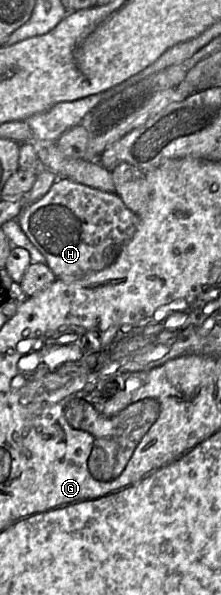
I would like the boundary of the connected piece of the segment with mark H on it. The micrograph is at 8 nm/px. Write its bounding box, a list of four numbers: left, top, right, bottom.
[16,178,139,279]

